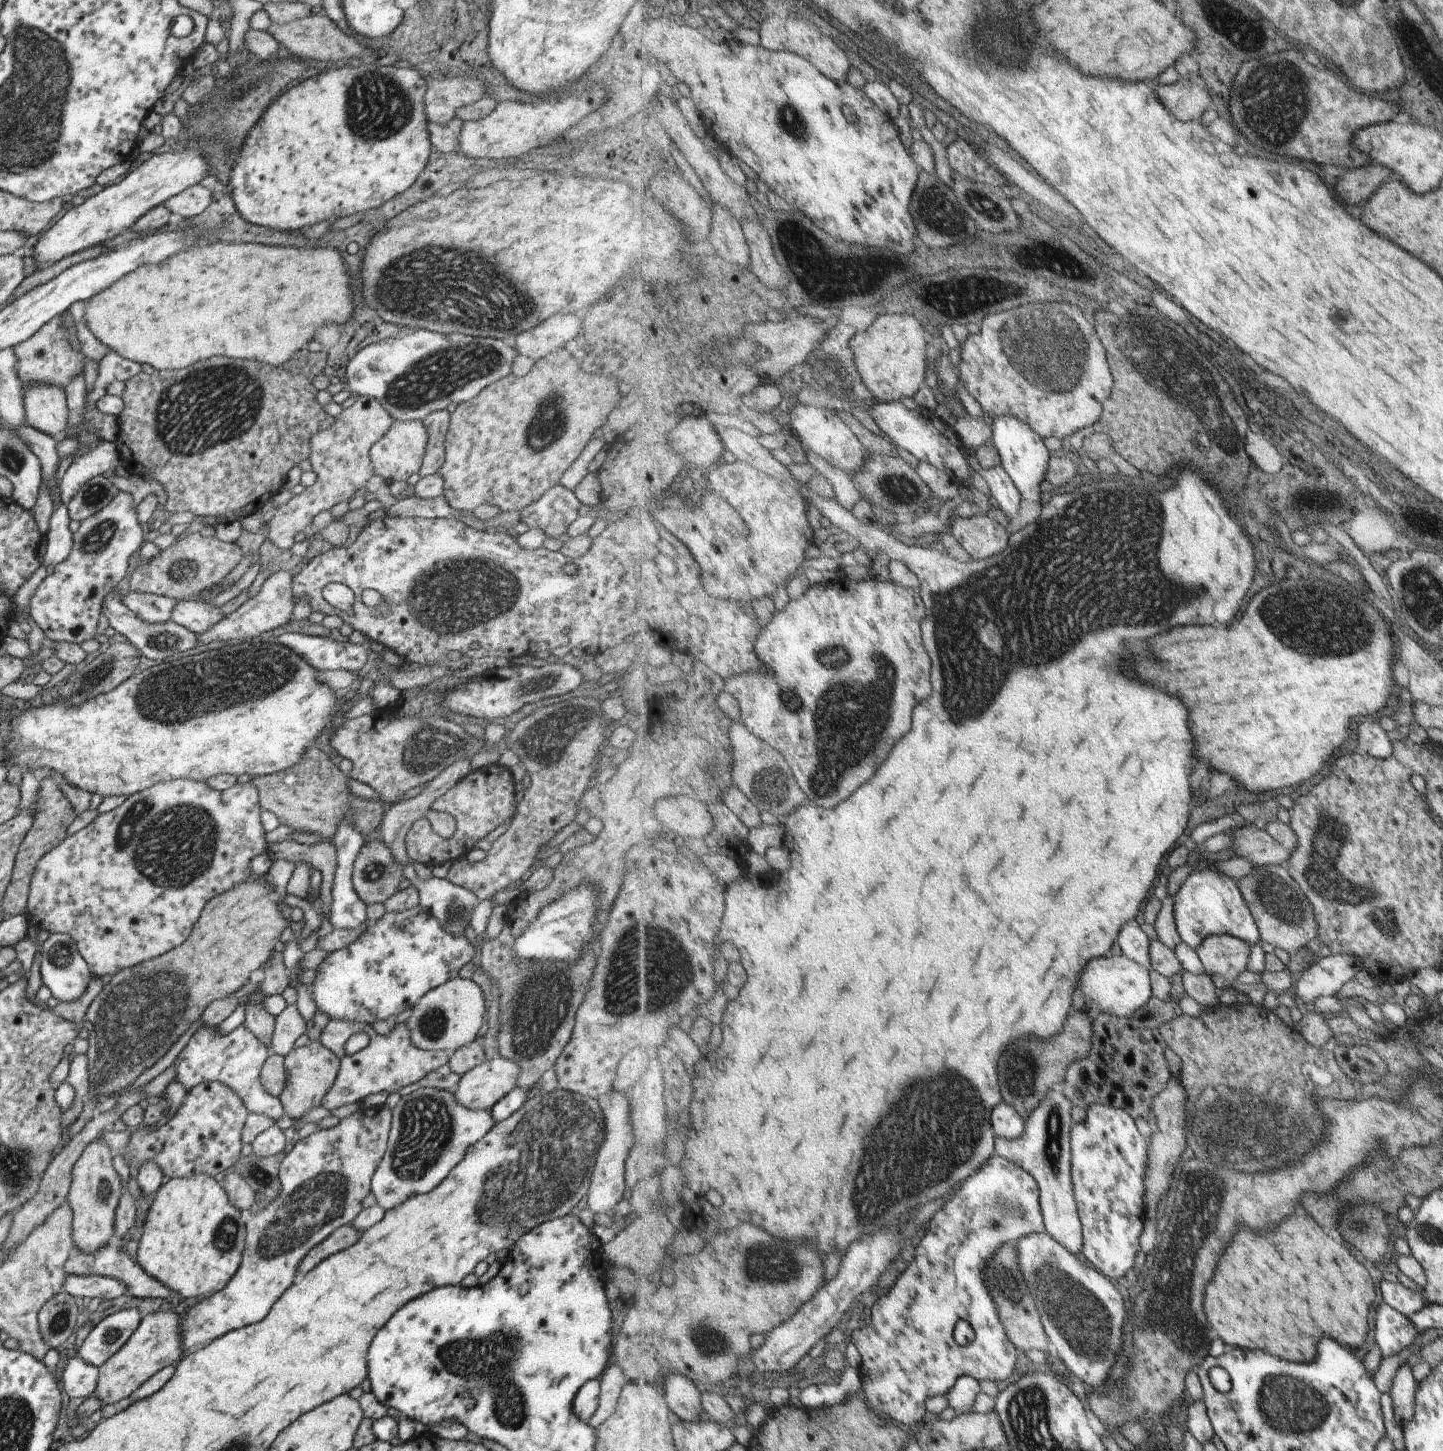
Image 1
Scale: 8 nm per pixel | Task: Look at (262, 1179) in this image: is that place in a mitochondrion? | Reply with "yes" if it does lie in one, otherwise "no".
yes

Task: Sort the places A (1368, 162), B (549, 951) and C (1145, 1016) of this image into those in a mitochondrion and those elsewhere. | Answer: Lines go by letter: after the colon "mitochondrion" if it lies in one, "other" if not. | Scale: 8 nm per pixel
A: other
B: mitochondrion
C: other

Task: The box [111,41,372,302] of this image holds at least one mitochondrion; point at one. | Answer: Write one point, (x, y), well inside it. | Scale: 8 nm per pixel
(217, 121)

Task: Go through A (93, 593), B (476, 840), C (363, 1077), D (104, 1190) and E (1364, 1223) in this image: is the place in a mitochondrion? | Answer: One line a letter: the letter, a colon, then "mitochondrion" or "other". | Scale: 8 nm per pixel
A: other
B: other
C: other
D: mitochondrion
E: mitochondrion

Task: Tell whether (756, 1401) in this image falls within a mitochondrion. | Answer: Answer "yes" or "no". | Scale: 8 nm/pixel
no

